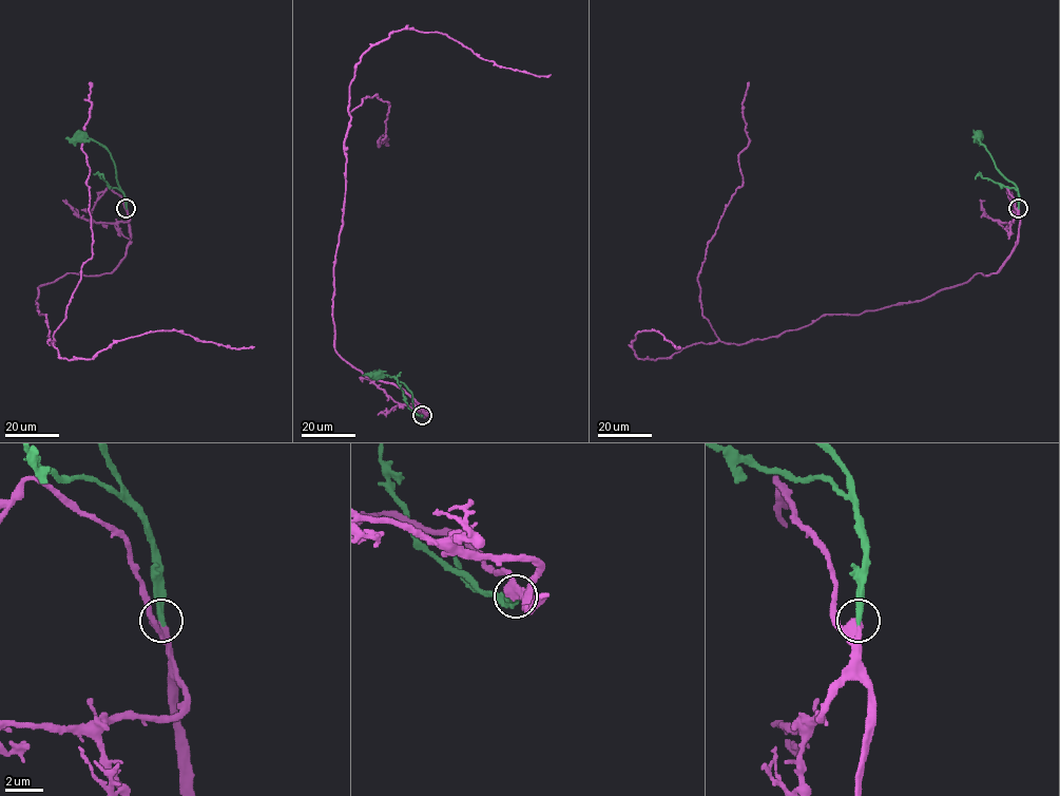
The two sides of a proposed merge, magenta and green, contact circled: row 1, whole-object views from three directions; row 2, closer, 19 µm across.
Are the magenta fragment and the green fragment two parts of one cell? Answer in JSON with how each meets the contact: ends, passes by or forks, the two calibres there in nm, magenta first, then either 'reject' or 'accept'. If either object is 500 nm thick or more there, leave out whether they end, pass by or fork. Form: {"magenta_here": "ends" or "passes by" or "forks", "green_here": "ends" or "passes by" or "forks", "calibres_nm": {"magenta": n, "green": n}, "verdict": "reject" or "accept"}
{"magenta_here": "passes by", "green_here": "ends", "calibres_nm": {"magenta": 320, "green": 280}, "verdict": "accept"}

